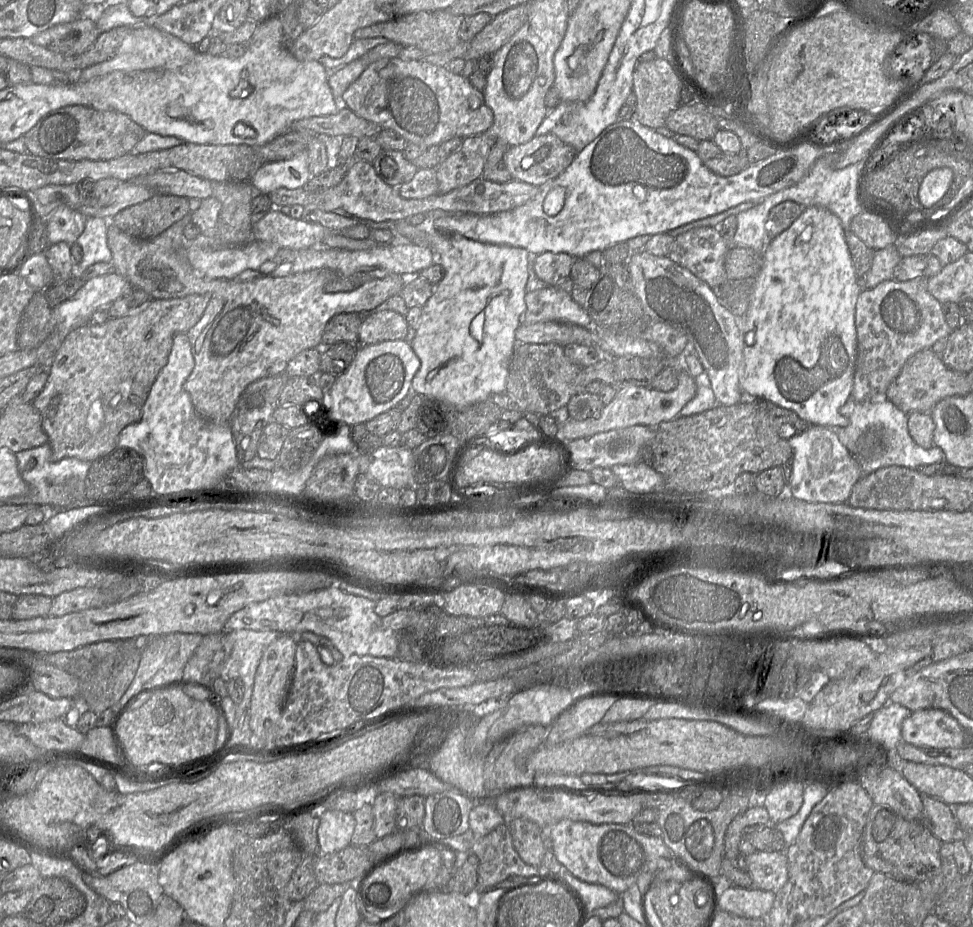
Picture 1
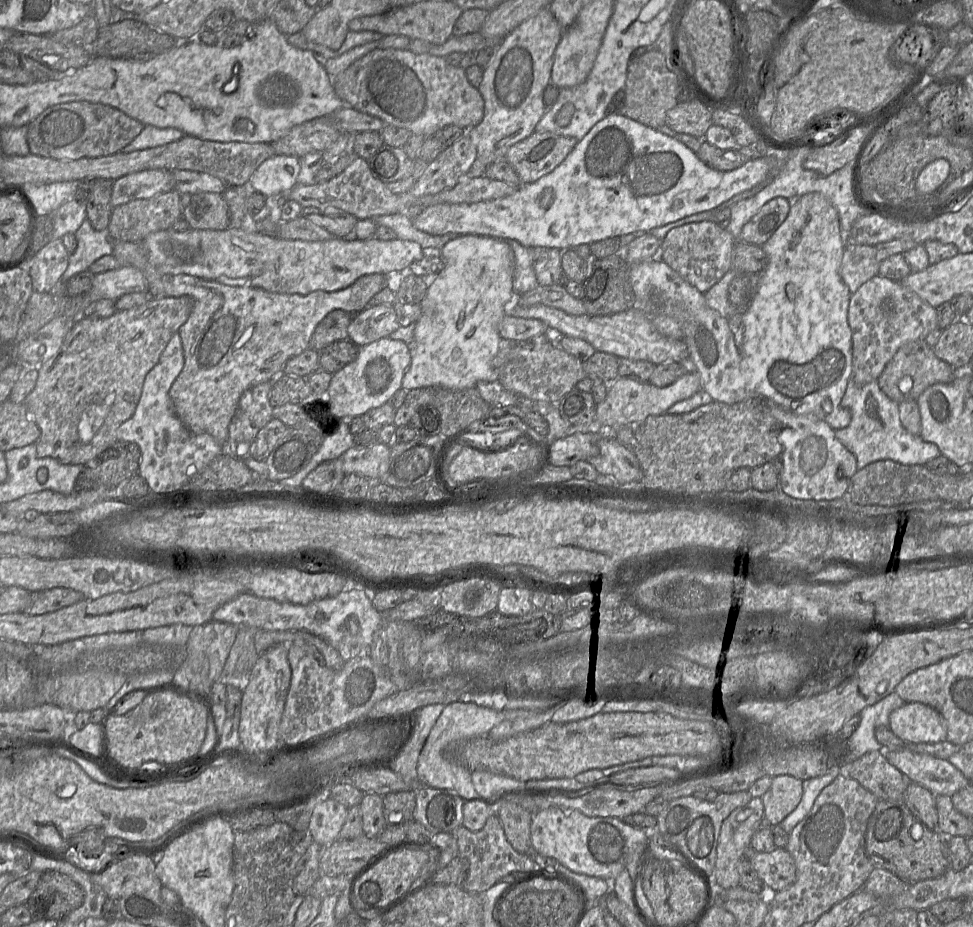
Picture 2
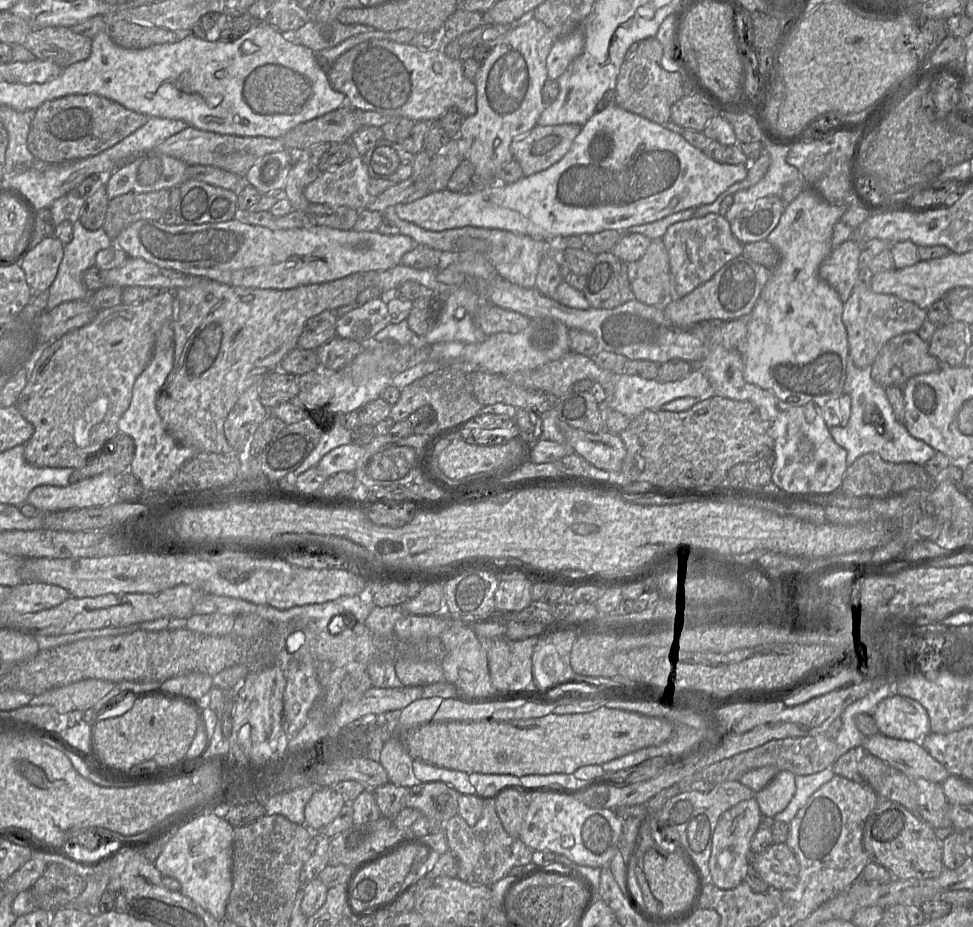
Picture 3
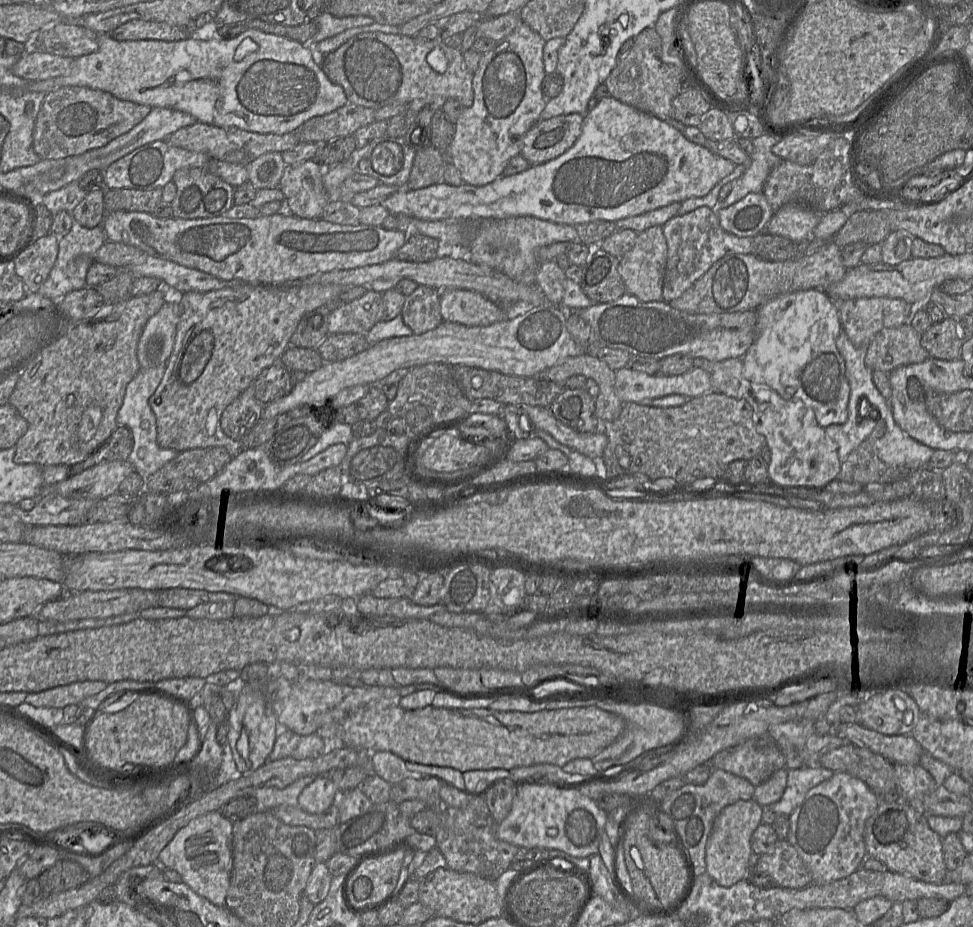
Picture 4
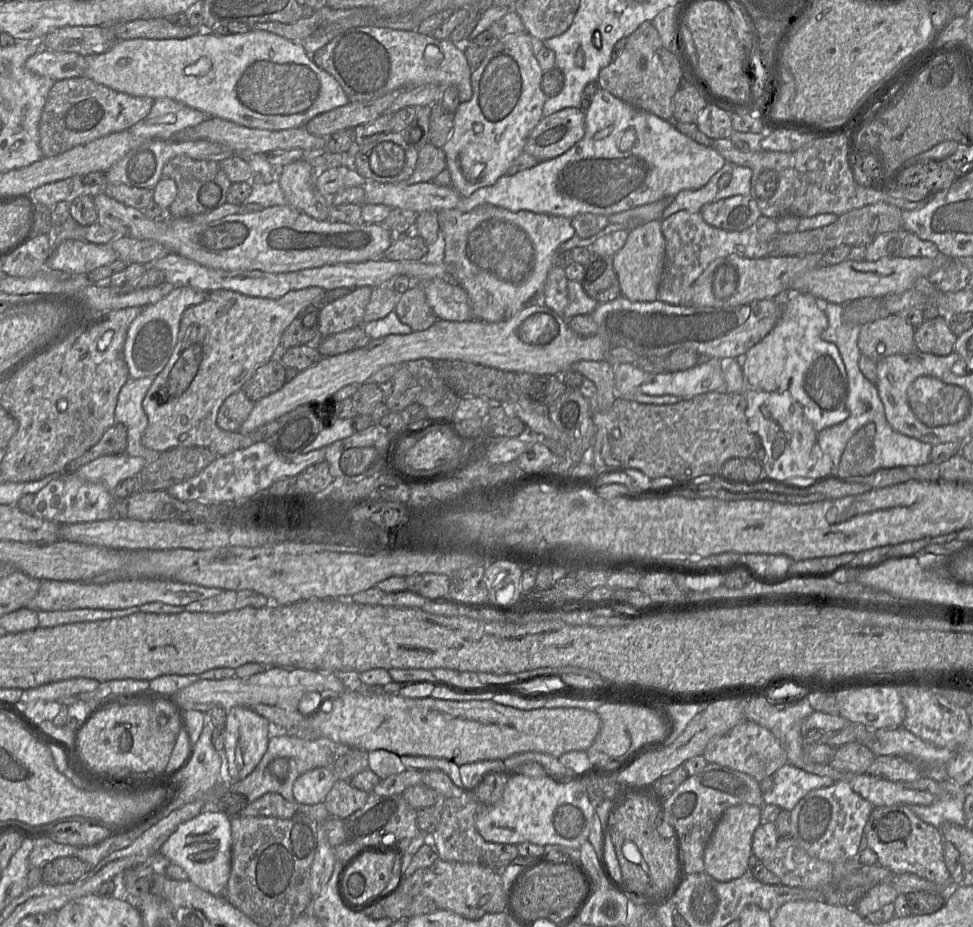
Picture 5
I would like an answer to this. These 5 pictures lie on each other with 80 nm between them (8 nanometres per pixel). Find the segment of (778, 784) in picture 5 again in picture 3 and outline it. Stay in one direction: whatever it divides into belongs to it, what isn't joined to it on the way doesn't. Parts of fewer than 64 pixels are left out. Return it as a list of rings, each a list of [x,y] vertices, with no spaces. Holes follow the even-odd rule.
[[[831,768],[806,776],[795,775],[795,794],[788,806],[774,817],[775,821],[790,823],[809,797],[834,776]]]

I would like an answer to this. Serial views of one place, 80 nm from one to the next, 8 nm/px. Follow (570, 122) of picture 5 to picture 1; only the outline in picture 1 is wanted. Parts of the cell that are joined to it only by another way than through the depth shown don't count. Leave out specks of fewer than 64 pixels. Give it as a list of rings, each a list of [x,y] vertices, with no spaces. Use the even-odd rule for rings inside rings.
[[[548,133],[511,146],[503,160],[513,180],[539,187],[564,172],[576,153],[555,134]]]

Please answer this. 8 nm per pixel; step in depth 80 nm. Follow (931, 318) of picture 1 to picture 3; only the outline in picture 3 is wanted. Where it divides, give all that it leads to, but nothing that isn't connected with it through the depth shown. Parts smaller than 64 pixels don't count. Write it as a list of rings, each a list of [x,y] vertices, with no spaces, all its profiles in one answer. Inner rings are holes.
[[[863,274],[843,308],[842,320],[847,330],[850,358],[858,368],[871,367],[891,338],[906,332],[917,333],[927,318],[927,310],[912,302],[872,291],[869,275]]]

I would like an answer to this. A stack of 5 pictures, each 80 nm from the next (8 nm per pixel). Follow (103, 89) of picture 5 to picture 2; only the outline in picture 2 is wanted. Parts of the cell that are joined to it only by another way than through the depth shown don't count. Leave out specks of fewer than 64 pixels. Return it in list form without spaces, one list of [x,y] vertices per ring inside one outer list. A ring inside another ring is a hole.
[[[73,101],[51,106],[27,127],[30,153],[59,160],[96,158],[121,152],[143,130],[144,124],[121,110],[101,103]]]

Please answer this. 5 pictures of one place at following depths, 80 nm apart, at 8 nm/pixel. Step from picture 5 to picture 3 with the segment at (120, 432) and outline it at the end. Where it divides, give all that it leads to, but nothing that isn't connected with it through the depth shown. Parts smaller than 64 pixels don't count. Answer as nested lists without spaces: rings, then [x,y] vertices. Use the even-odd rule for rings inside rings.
[[[119,432],[85,466],[74,469],[70,476],[70,484],[103,473],[122,475],[129,471],[134,453],[135,443],[133,439]]]

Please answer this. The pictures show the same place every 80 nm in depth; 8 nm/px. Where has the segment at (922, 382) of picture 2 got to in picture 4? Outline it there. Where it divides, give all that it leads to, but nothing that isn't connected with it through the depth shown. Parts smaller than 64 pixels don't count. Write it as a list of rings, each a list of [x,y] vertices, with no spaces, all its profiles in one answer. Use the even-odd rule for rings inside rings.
[[[906,323],[898,327],[884,328],[878,332],[866,348],[865,363],[871,371],[880,370],[888,374],[897,367],[922,363],[929,357],[921,344],[921,334],[910,323]]]

